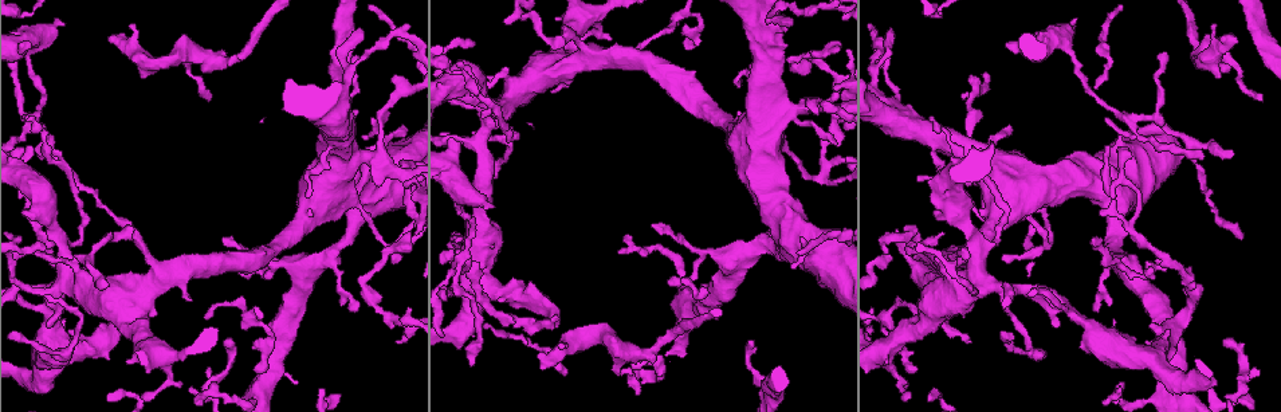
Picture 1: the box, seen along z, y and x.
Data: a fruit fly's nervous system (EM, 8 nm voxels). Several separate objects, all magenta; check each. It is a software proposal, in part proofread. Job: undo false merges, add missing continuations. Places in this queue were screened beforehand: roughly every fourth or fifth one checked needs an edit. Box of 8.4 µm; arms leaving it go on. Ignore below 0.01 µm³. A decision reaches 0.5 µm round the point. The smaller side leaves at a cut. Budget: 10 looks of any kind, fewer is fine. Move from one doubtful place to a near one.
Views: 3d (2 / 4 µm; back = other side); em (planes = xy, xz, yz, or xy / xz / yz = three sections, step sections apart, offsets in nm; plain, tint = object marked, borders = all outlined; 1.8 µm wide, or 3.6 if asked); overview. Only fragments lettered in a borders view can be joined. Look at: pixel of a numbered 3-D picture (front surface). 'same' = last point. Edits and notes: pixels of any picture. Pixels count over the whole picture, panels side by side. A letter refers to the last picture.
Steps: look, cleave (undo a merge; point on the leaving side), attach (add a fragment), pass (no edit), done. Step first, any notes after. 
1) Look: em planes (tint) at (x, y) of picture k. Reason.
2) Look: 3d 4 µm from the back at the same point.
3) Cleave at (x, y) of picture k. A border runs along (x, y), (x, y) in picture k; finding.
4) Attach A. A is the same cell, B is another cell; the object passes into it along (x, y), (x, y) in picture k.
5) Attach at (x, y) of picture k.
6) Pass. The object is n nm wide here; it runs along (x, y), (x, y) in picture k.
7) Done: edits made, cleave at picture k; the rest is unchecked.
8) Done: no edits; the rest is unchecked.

Look: 3d 2 µm from the back at (356, 76) of picture 1. An open end.

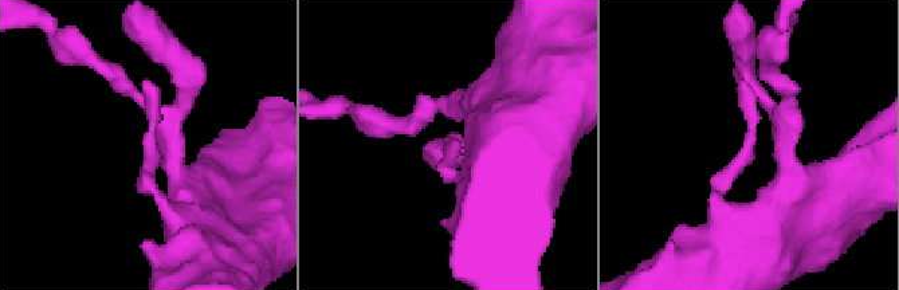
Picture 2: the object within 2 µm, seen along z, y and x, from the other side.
Look: em xy step 8 (borders) at (751, 136) of picture 2. Now the EM.

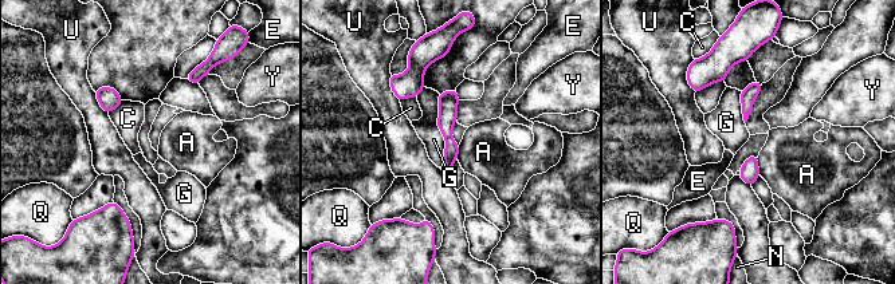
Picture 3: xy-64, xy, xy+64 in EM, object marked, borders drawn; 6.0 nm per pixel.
Look: em planes (borders) at the same point. Cut it another way.

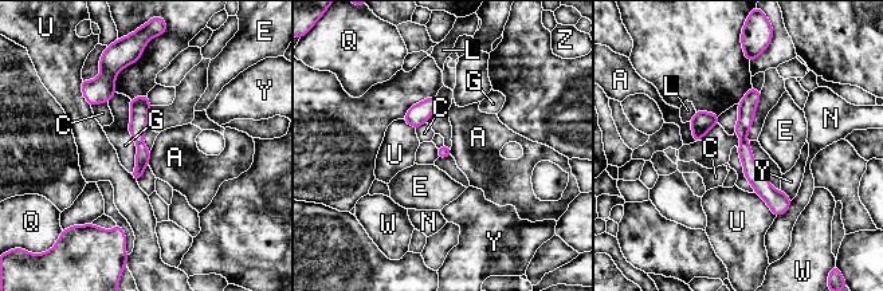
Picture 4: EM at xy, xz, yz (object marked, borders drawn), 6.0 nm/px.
Pass. A, C, E, G, L, N, Q, U, W, Y and Z are other cells; no lettered fragment goes on from it.

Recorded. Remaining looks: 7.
Look: em 3.6 µm planes (tint) at (1124, 168) of picture 1. Sudden change in width.

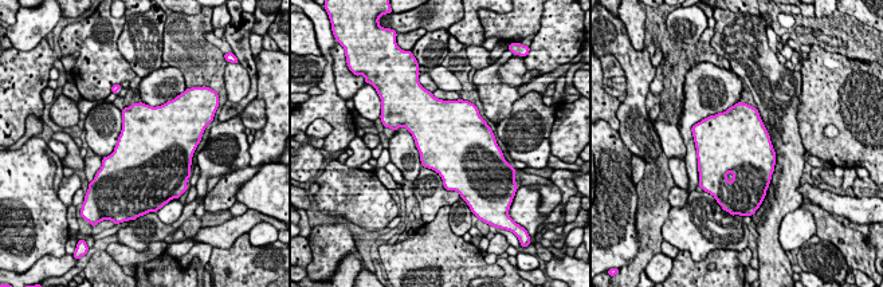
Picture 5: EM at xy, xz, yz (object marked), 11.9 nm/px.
Look: em 3.6 µm planes (borders) at the same point. What lies round it.

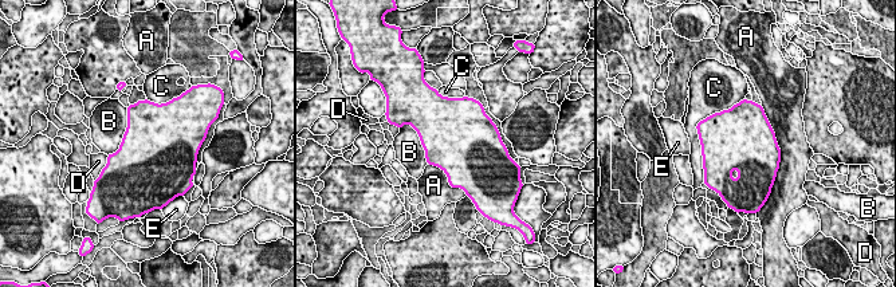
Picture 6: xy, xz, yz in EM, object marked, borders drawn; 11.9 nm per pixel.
Pass. A, B, C, D and E are other cells; a border runs along (128, 107), (122, 141), (107, 156) in picture 6; one neuron here.

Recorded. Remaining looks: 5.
Look: 3d 2 µm at (1232, 157) of picture 1. Thin end.

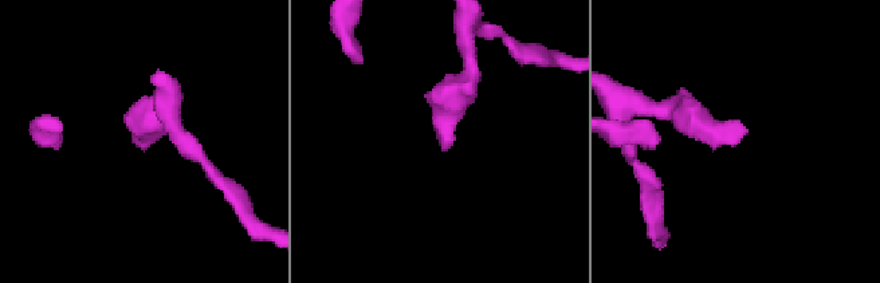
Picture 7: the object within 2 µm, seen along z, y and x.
Look: em planes (plain) at (440, 143) of picture 7.

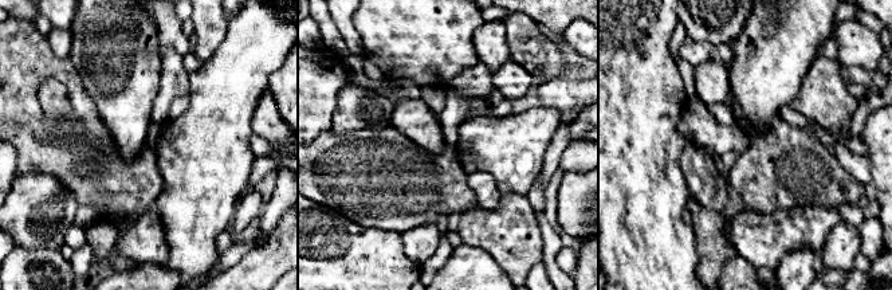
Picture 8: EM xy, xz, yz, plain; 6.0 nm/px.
Look: em planes (borders) at the same point.

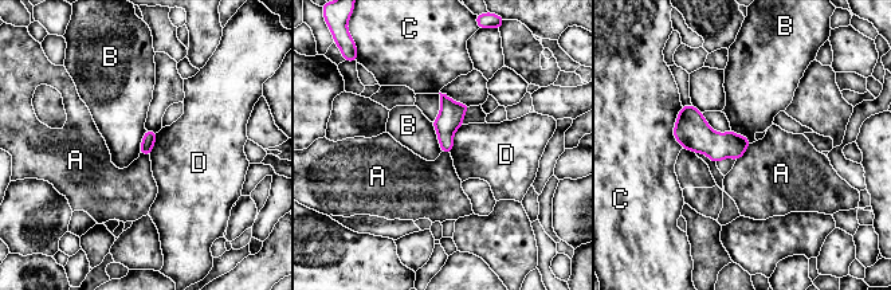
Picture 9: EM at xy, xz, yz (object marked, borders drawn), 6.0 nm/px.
Pass. A, B, C and D are other cells; a border runs along (750, 144), (736, 161) in picture 9; no lettered fragment goes on from it.

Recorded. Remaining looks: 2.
Look: em planes (plain) at (460, 258) of picture 1. Branch point.

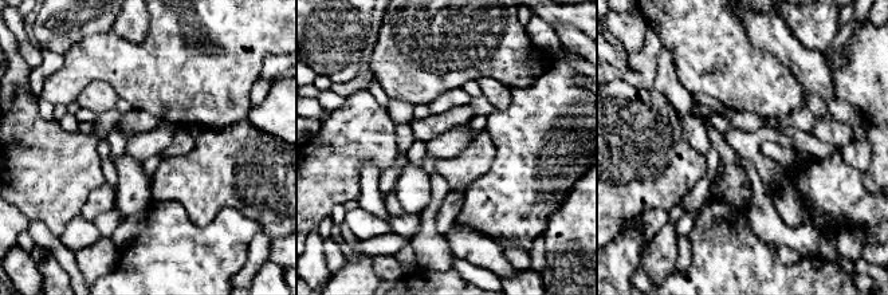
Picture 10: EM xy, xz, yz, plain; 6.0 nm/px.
Look: em planes (borders) at the same point.

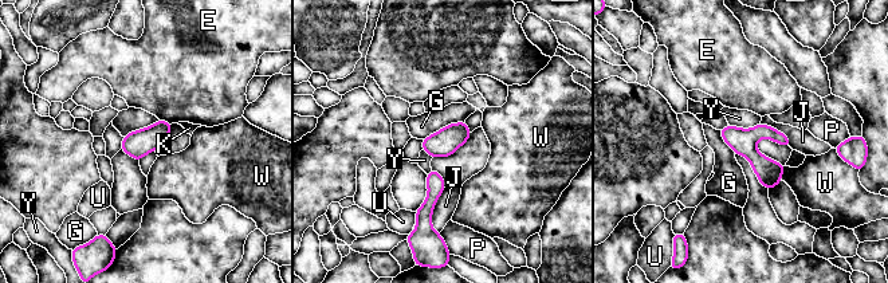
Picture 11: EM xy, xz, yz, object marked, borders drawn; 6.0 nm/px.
Pass. The object is 160 nm wide here; E, G, J, K, P, U, W and Y are other cells; it runs along (725, 132), (769, 172), (773, 183) in picture 11; all the same neuron.

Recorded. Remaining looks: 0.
Done: no edits; the rest is unchecked.

